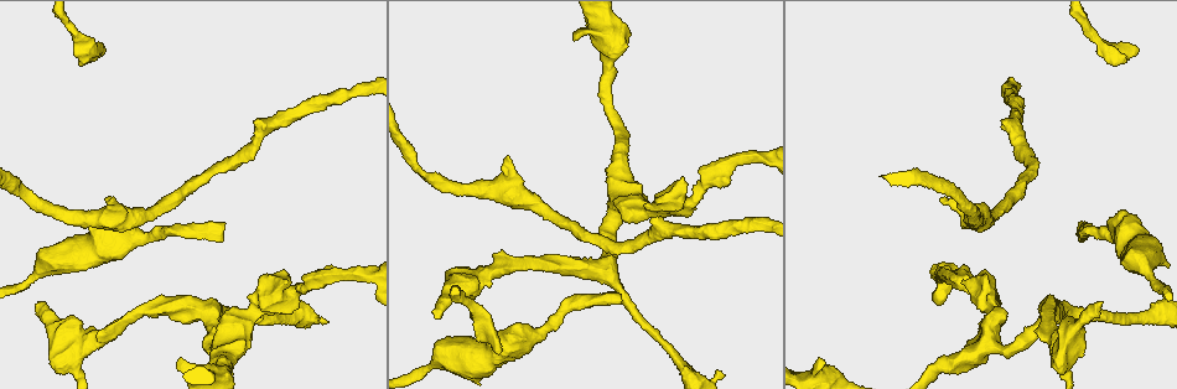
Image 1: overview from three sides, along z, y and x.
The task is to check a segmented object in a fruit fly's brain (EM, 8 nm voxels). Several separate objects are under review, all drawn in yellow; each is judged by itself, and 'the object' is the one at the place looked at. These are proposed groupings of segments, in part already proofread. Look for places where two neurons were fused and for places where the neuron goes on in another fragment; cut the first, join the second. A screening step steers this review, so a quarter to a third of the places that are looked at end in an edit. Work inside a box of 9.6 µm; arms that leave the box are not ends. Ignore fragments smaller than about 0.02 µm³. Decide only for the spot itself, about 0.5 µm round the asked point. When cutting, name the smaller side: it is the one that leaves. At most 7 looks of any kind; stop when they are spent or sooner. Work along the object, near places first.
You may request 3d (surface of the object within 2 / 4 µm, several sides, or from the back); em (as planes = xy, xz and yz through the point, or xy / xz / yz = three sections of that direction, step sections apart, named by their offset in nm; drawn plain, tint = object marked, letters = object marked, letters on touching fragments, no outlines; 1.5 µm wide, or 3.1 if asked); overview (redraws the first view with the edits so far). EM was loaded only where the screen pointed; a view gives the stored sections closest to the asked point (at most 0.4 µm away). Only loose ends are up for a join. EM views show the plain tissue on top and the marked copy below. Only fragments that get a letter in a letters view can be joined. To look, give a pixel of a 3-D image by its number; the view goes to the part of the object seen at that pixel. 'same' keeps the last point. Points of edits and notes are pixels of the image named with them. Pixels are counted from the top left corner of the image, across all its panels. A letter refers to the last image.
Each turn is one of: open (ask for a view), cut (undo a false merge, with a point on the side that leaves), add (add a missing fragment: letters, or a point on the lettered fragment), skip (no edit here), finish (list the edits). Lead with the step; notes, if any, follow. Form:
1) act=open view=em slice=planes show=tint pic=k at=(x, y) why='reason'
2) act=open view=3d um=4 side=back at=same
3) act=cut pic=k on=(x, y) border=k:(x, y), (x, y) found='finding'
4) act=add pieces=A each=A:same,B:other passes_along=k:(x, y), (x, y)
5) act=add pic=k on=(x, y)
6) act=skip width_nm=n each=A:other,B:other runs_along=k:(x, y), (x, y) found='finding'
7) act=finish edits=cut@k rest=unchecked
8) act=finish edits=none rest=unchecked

act=open view=3d um=2 pic=1 at=(621, 297) why='an open end'

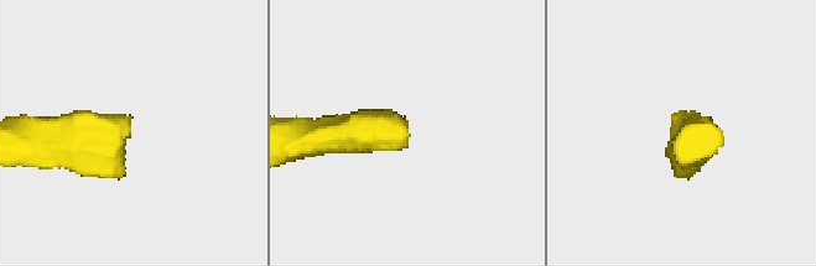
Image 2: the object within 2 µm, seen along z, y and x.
act=open view=em slice=yz step=4 show=letters pic=2 at=(404, 129)

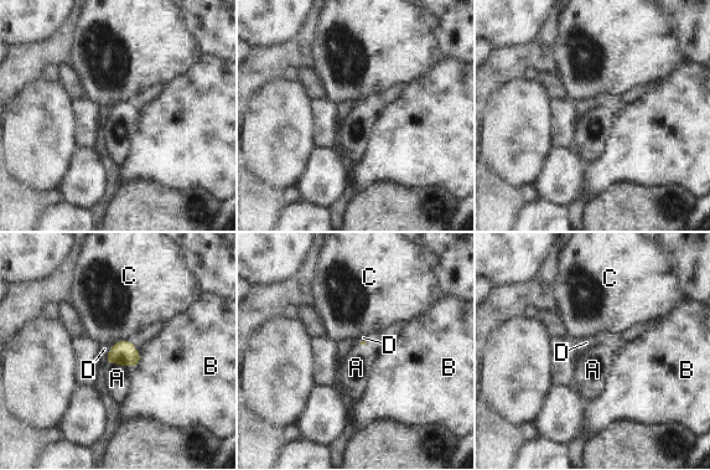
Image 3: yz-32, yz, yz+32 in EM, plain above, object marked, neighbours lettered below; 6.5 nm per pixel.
act=add pieces=A longest_contact=A:200nm each=A:same,B:other,C:other,D:other passes_along=3:(123, 352), (120, 363), (117, 378) found='it goes on there'

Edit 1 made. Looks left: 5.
act=open view=em slice=planes show=letters pic=1 at=(36, 304) why='branch stops here'

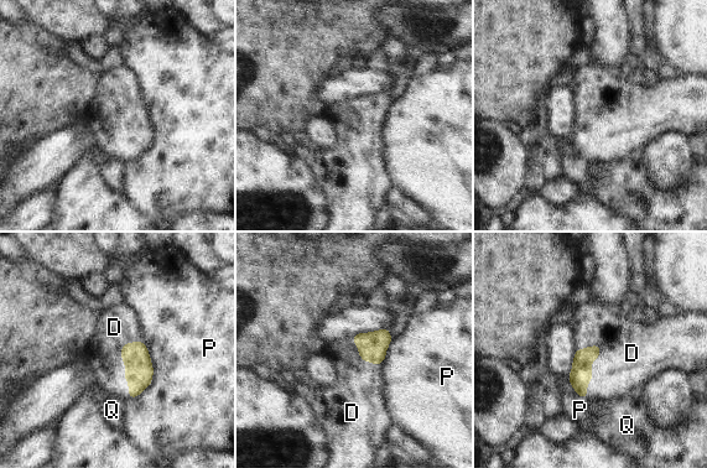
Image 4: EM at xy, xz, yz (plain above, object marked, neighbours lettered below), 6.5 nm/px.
act=add pieces=D each=D:same,P:other,Q:other passes_along=4:(581, 374), (591, 370), (627, 359) found='the neuron continues'

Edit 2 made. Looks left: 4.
act=open view=3d um=4 pic=1 at=(111, 198) why='free end'

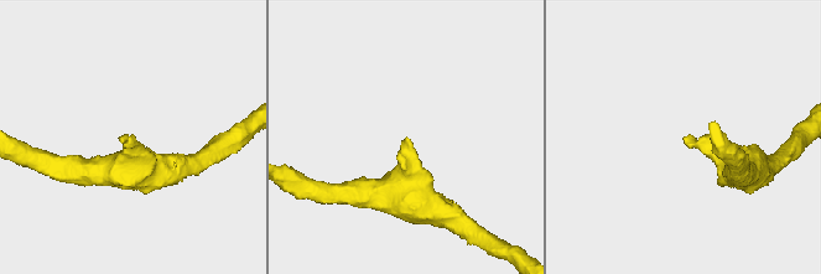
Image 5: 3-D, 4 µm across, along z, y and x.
act=open view=em slice=planes show=letters pic=5 at=(128, 140)

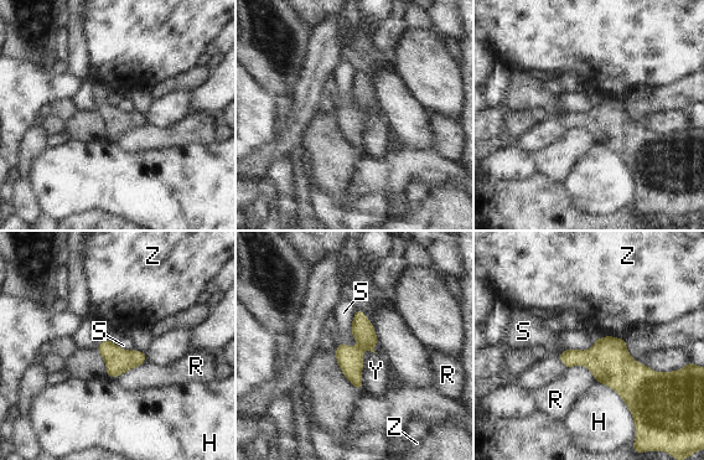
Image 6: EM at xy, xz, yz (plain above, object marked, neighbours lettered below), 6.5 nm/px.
act=skip each=H:other,R:other,S:other,Y:other,Z:other border=6:(366, 347), (361, 373), (362, 388) found='none of them fits'

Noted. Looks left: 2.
act=finish edits=add@3,add@4 rest=unchecked

